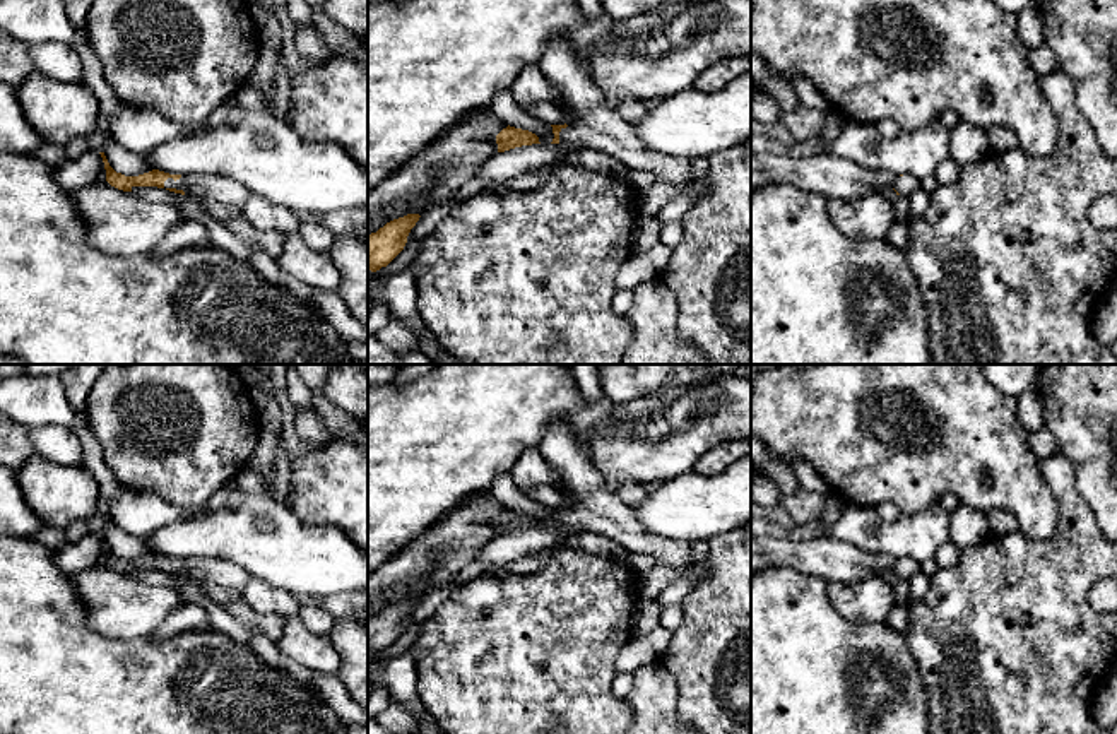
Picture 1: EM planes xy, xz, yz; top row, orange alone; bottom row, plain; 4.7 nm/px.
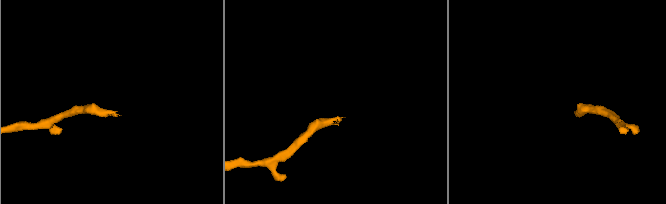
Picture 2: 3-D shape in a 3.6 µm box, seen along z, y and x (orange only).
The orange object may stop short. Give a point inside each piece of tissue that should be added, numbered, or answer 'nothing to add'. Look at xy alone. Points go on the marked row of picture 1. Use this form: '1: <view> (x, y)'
1: xy (219, 189)

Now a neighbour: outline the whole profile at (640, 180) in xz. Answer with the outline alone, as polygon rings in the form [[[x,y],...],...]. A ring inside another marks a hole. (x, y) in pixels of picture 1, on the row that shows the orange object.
[[[635,168],[629,169],[626,180],[638,193],[643,193],[648,186],[652,186],[657,181],[657,178],[650,171]]]

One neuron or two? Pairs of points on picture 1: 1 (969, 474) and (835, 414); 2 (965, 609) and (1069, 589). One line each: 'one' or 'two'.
1: one
2: one

